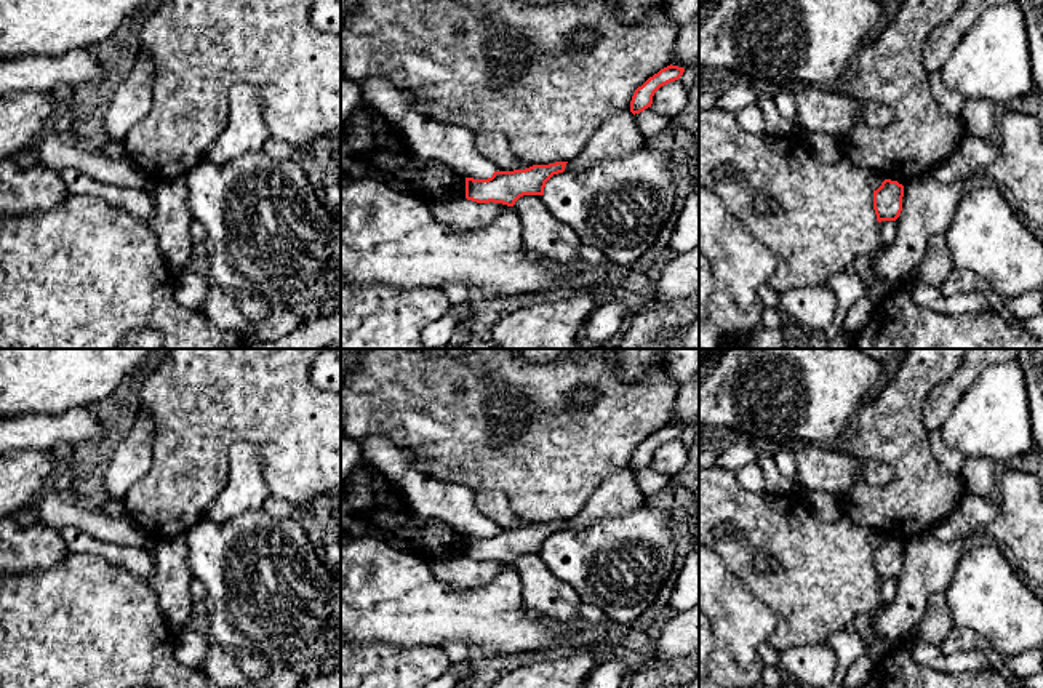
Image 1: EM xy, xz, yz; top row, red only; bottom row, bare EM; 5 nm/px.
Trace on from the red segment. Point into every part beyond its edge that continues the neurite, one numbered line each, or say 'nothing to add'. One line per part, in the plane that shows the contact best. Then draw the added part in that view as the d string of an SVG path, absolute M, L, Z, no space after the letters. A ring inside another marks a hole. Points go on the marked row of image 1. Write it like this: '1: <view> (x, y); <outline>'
nothing to add

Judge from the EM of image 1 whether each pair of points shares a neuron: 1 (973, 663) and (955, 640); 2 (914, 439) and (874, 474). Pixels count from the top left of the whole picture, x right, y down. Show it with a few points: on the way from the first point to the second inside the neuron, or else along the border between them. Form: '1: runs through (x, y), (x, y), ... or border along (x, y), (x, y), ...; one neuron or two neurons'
1: border along (983, 645), (954, 653), (943, 653), (938, 648); two neurons
2: border along (850, 455), (859, 460), (883, 460), (895, 479); two neurons

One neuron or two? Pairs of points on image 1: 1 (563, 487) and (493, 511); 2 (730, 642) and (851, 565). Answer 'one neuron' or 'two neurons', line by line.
1: two neurons
2: two neurons

